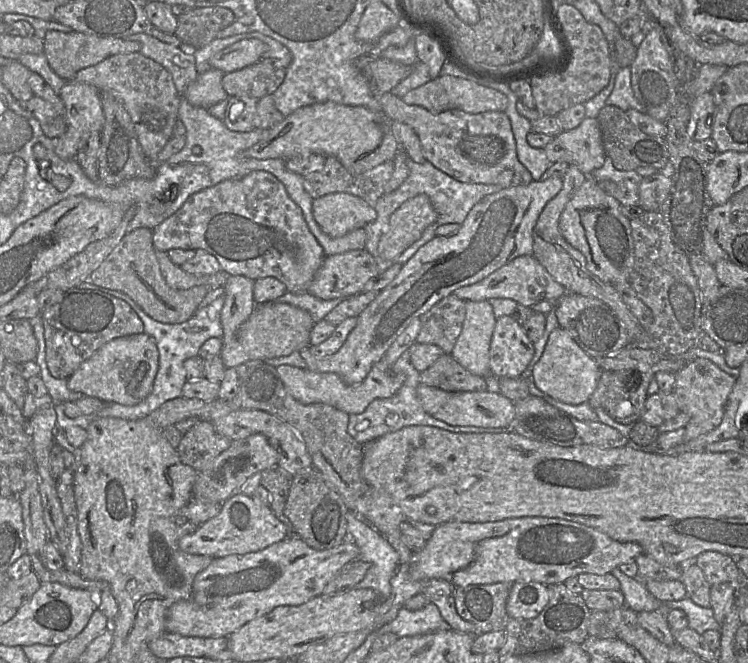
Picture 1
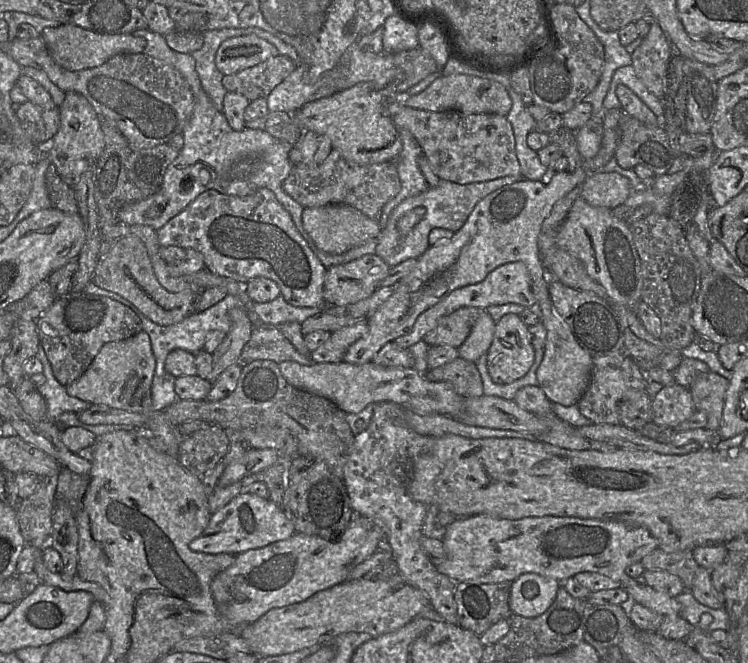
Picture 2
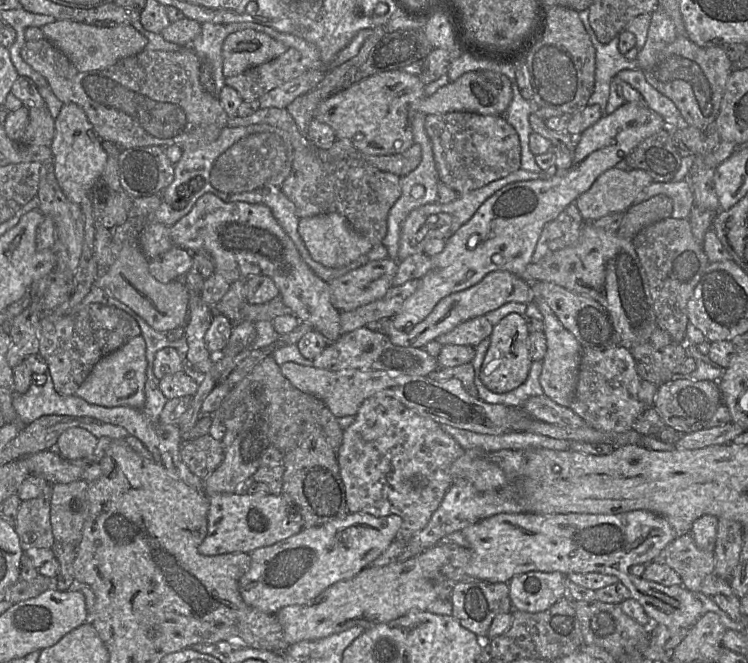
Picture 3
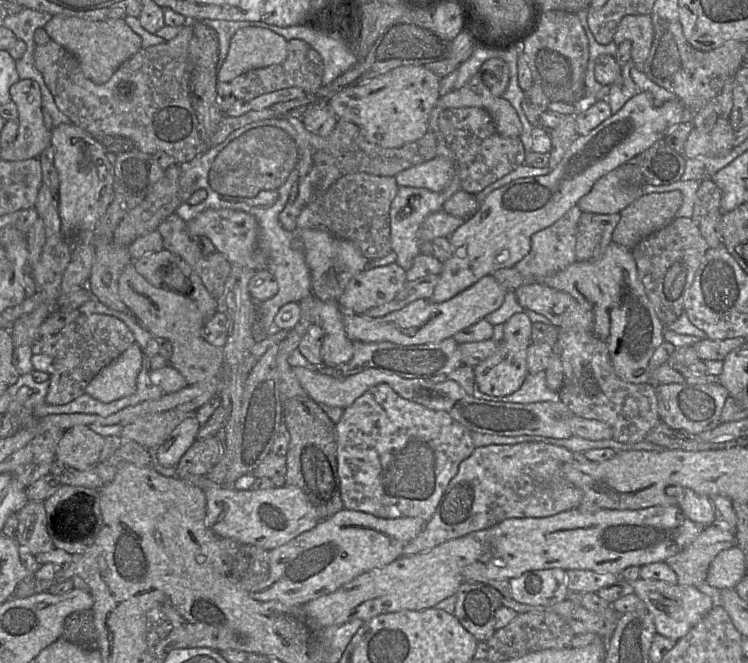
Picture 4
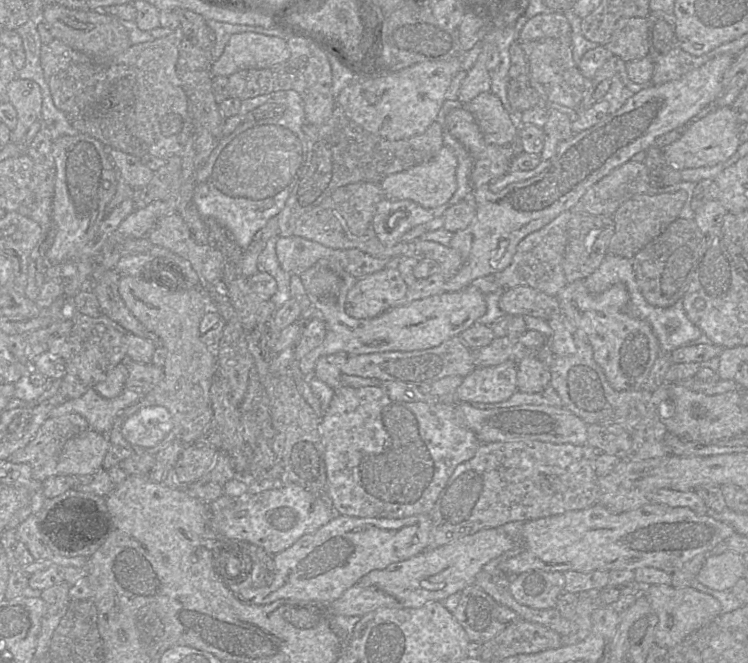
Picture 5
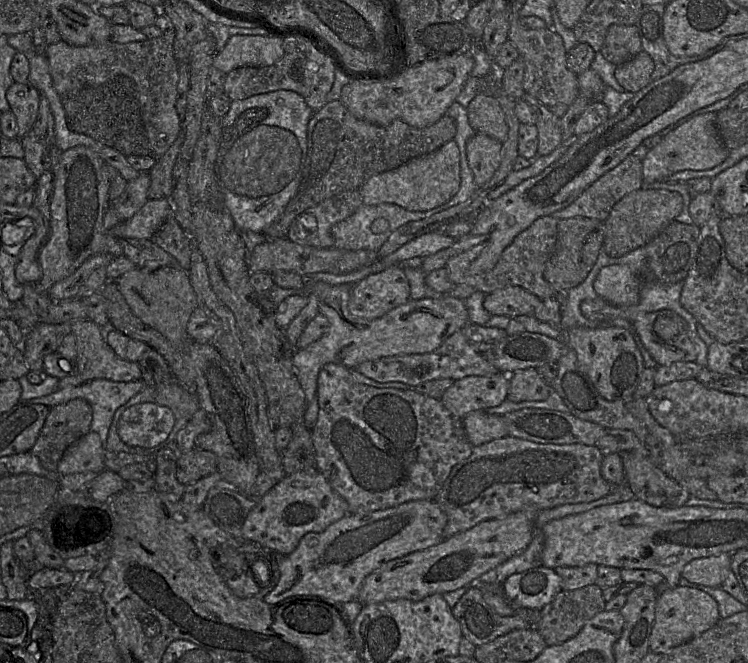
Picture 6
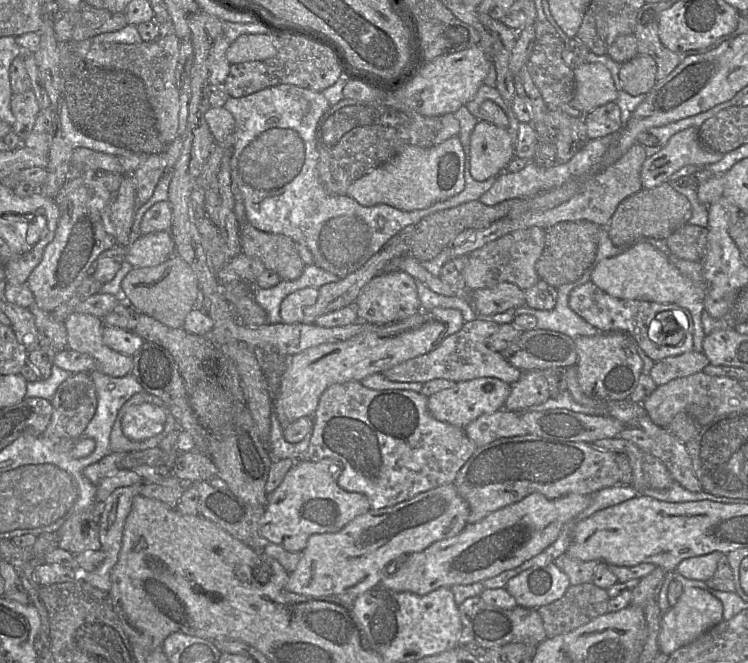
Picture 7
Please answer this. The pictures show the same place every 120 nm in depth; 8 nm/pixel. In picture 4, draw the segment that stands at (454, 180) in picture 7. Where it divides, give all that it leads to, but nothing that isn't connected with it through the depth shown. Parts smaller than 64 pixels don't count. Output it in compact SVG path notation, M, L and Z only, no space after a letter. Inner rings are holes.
M436 156L434 159L410 167L395 175L397 185L425 188L440 192L453 179L454 163L452 160Z

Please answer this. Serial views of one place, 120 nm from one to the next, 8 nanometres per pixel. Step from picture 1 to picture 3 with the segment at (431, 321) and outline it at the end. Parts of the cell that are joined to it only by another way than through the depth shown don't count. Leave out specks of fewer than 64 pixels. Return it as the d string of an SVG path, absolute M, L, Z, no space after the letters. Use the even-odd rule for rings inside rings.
M484 316L466 320L451 331L440 335L436 341L442 345L469 345L476 347L492 333L493 325Z

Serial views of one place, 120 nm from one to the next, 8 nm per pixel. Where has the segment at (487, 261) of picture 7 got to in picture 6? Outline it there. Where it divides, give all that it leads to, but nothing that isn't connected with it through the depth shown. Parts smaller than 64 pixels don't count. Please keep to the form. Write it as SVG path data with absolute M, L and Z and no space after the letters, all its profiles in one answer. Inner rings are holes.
M553 216L536 219L527 229L520 232L513 242L505 248L495 267L483 274L472 275L470 264L480 255L485 242L452 257L446 264L449 279L454 285L466 284L485 294L508 286L520 286L535 294L541 300L556 295L551 285L544 278L544 268L553 254L557 242L557 225L559 220Z

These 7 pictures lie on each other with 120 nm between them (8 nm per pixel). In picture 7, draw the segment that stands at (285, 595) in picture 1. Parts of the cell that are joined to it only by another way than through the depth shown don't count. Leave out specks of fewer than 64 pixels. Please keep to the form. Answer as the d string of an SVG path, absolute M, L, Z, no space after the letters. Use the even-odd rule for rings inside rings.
M452 484L442 485L415 497L380 509L372 509L355 517L334 533L312 534L307 541L296 569L289 574L286 590L304 596L351 595L354 598L379 586L389 563L420 552L432 543L458 534L468 524L468 503Z

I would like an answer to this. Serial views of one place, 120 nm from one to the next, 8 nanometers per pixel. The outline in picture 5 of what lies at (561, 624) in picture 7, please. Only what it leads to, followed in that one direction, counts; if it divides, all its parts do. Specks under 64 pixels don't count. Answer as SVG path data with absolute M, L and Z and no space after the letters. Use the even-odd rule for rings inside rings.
M591 589L582 592L569 593L563 591L558 597L555 608L560 614L576 625L575 632L561 638L562 646L570 646L584 640L592 630L592 613L604 606L601 591Z

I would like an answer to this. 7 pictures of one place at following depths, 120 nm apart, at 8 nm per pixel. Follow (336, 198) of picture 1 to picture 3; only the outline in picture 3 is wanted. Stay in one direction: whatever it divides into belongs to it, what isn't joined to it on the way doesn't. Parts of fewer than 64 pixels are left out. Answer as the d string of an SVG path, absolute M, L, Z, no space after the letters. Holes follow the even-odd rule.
M338 213L301 218L298 230L312 258L327 268L346 266L368 253L373 247L369 239L358 233L348 220Z

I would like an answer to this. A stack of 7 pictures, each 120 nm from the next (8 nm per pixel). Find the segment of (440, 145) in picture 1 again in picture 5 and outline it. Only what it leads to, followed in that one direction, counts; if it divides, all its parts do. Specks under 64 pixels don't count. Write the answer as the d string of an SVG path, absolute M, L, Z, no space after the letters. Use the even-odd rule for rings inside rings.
M466 106L451 110L445 123L449 133L464 146L473 159L470 178L472 192L475 188L495 182L511 170L515 155L510 145L486 143Z

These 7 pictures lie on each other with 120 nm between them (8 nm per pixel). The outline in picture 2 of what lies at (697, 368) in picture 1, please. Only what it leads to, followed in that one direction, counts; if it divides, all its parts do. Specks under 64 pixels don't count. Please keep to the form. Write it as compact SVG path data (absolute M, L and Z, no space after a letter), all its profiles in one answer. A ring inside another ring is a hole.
M712 371L699 374L689 386L696 410L707 415L706 429L719 429L728 387L729 380Z

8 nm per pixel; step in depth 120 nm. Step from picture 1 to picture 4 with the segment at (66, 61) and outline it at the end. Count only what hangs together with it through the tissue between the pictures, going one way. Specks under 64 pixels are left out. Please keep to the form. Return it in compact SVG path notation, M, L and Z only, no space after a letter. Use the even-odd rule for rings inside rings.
M54 15L43 27L51 40L63 46L78 60L83 74L96 84L103 84L110 79L119 66L142 48L142 39L124 19L92 21L75 16Z

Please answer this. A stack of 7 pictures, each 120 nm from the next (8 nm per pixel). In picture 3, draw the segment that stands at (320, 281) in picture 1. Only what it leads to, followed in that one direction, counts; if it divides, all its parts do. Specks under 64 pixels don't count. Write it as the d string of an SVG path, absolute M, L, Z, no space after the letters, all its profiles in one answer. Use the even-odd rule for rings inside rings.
M398 260L371 261L330 282L331 300L339 311L352 311L383 297L393 286Z

